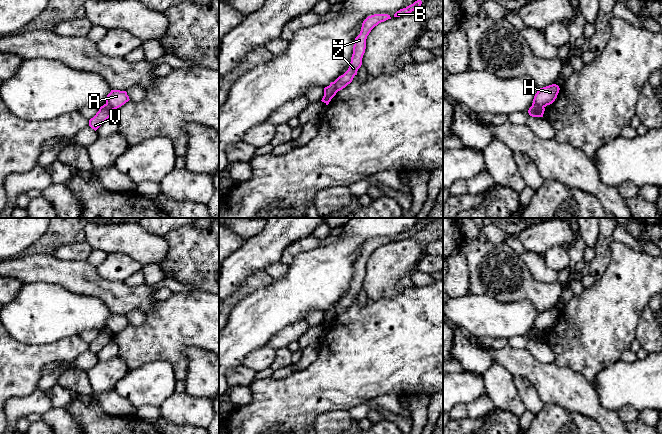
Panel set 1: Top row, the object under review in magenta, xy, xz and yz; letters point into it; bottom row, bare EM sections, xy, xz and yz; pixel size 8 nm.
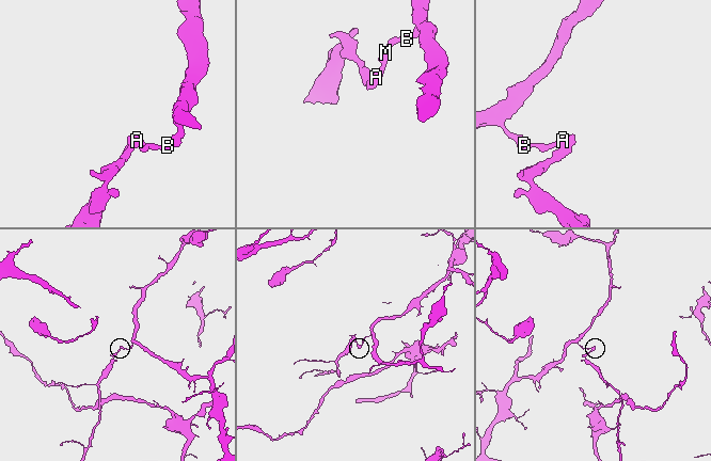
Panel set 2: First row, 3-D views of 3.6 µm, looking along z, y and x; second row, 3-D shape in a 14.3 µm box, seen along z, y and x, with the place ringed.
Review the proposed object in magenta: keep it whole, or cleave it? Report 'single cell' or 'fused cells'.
fused cells

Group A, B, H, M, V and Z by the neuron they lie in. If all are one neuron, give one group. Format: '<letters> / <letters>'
A B H M Z / V

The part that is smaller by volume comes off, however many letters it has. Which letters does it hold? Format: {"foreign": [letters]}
{"foreign": ["V"]}

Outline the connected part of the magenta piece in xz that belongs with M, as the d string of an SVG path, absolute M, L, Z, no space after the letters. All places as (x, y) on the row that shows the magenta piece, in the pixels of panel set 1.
M374 14L368 16L363 21L360 34L355 38L354 41L353 54L351 57L350 66L343 75L339 76L334 81L332 98L336 95L338 91L342 90L348 84L350 84L354 76L357 75L357 71L362 65L362 58L366 49L366 39L371 30L379 23L384 22L388 19L391 19L390 15L388 14Z

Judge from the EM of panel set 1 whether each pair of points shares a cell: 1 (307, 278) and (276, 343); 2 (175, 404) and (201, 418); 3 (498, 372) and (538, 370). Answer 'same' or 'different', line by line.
1: different
2: same
3: different

